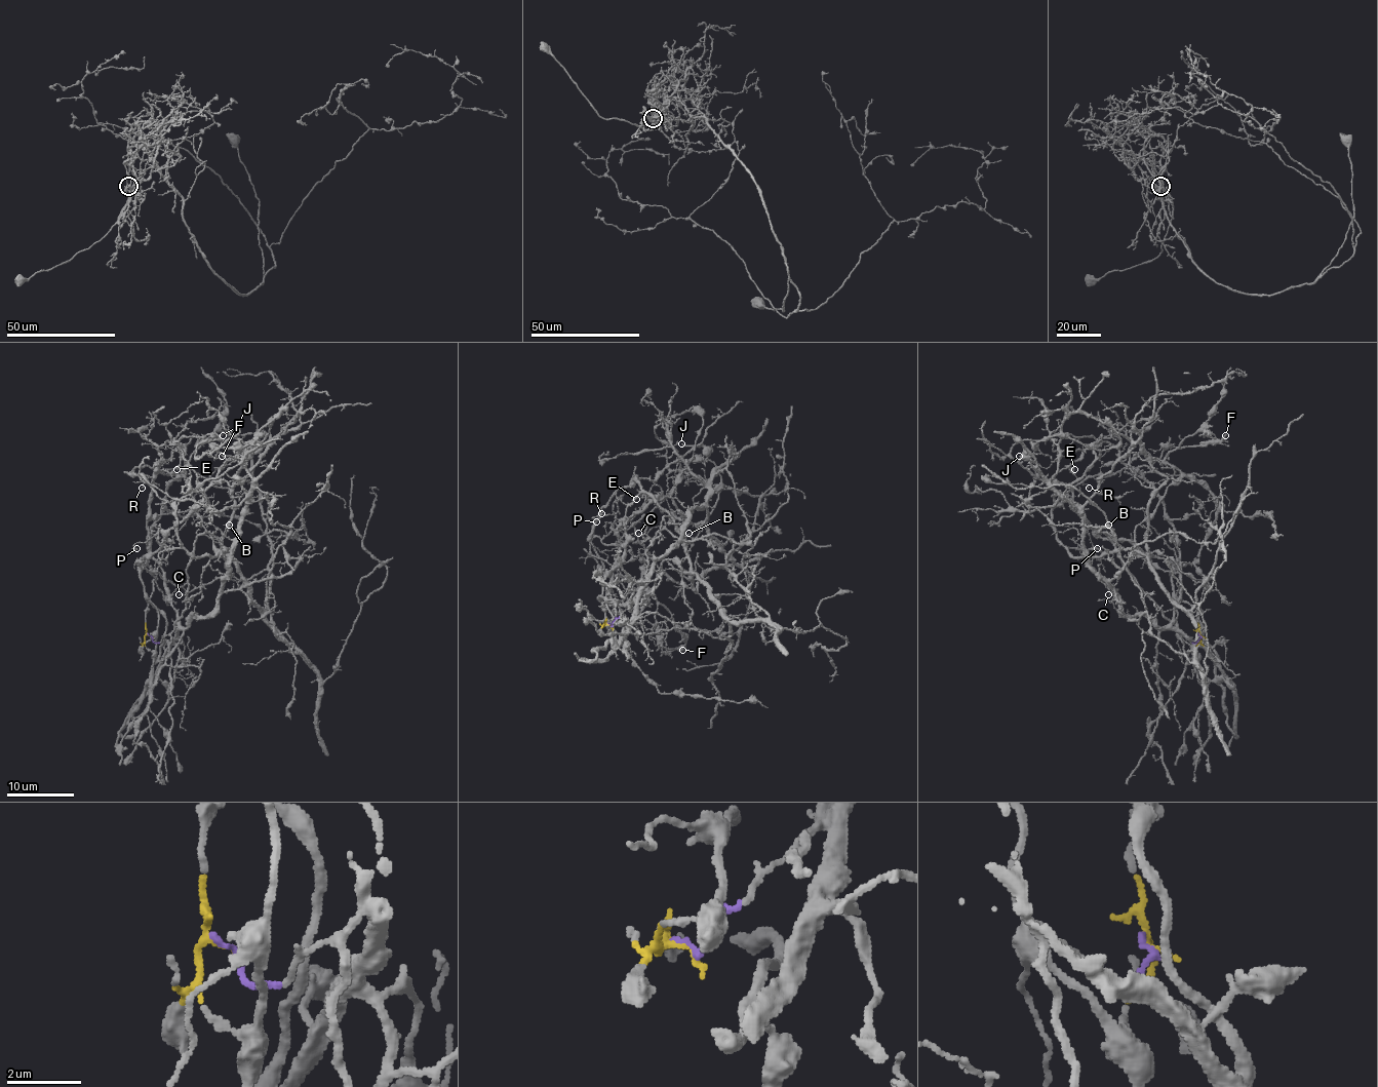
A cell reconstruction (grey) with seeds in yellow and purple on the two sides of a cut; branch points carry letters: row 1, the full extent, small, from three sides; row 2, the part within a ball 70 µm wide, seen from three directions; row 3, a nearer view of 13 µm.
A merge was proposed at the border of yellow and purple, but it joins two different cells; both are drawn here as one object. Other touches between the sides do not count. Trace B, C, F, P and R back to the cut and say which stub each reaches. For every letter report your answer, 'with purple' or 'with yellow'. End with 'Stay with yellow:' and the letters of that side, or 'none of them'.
B: with purple
C: with purple
F: with yellow
P: with purple
R: with purple
Stay with yellow: F

